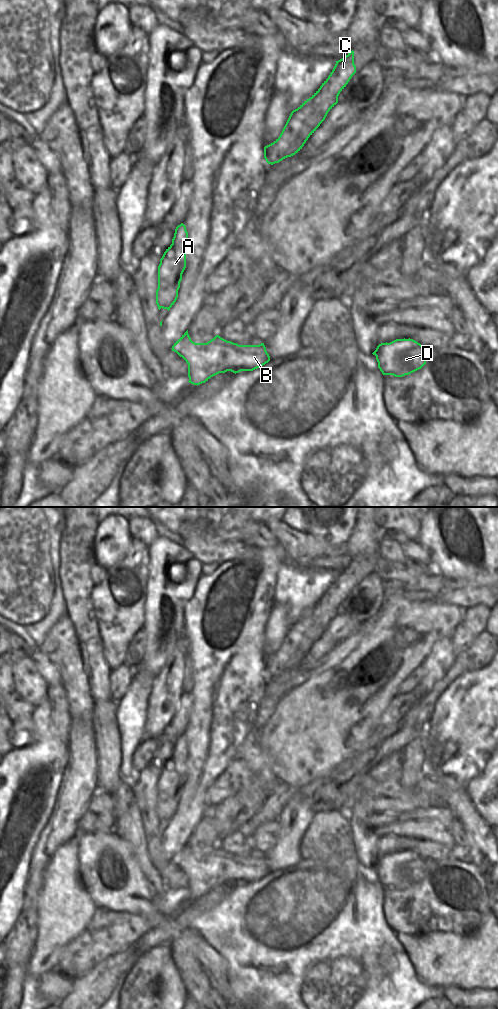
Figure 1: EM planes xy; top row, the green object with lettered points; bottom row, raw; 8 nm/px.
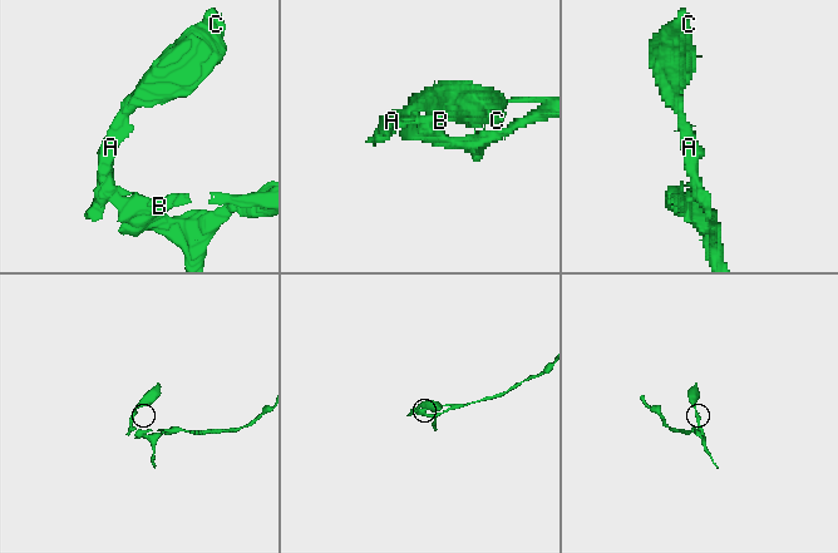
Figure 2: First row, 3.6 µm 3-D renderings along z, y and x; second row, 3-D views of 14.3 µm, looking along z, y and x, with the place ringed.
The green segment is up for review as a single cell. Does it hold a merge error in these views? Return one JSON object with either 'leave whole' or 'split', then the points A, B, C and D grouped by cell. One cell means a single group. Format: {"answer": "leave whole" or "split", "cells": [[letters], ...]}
{"answer": "split", "cells": [["A", "C"], ["B", "D"]]}

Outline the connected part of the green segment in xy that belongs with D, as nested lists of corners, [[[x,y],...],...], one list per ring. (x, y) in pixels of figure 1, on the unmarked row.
[[[410,850],[381,855],[372,866],[376,868],[378,880],[383,887],[403,889],[426,876],[426,862]]]

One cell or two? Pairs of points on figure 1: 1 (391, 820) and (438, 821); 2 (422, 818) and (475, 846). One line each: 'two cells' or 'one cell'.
1: one cell
2: two cells

